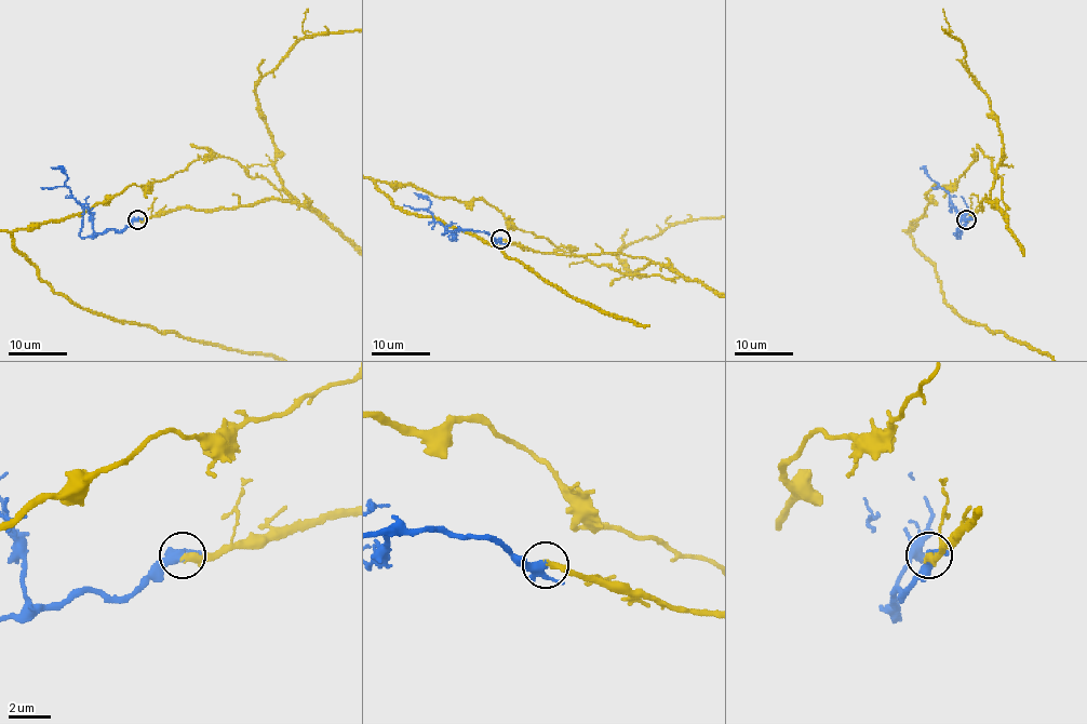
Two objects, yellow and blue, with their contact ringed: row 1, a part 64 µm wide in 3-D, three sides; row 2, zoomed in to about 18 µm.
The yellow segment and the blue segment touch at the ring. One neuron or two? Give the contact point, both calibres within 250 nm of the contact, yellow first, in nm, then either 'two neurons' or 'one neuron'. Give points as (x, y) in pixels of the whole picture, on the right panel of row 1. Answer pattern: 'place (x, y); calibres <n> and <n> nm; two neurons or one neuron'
place (966, 219); calibres 320 and 400 nm; one neuron

